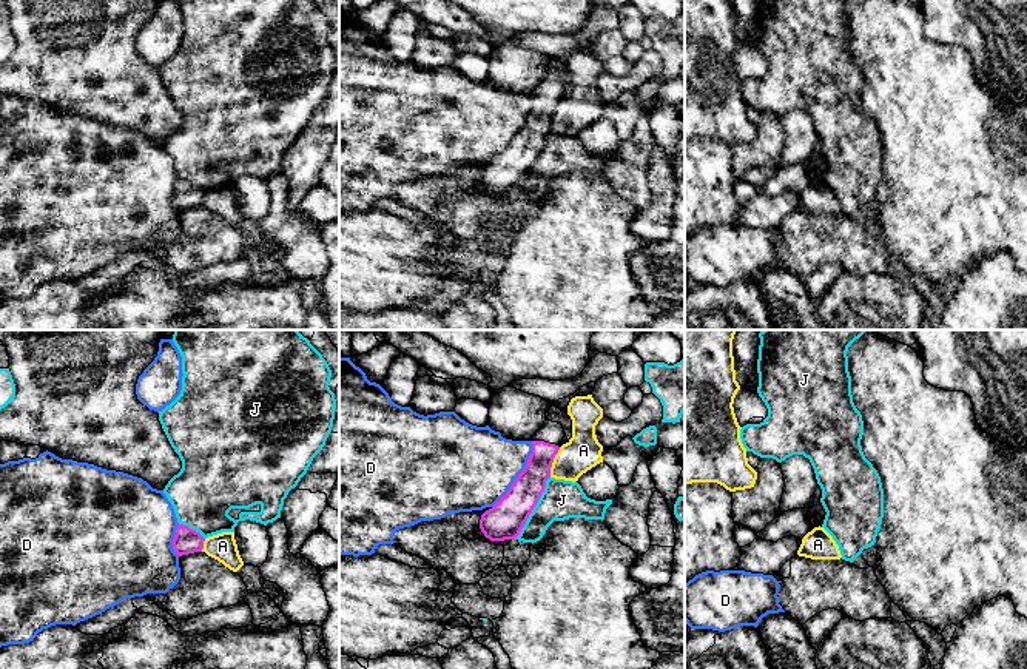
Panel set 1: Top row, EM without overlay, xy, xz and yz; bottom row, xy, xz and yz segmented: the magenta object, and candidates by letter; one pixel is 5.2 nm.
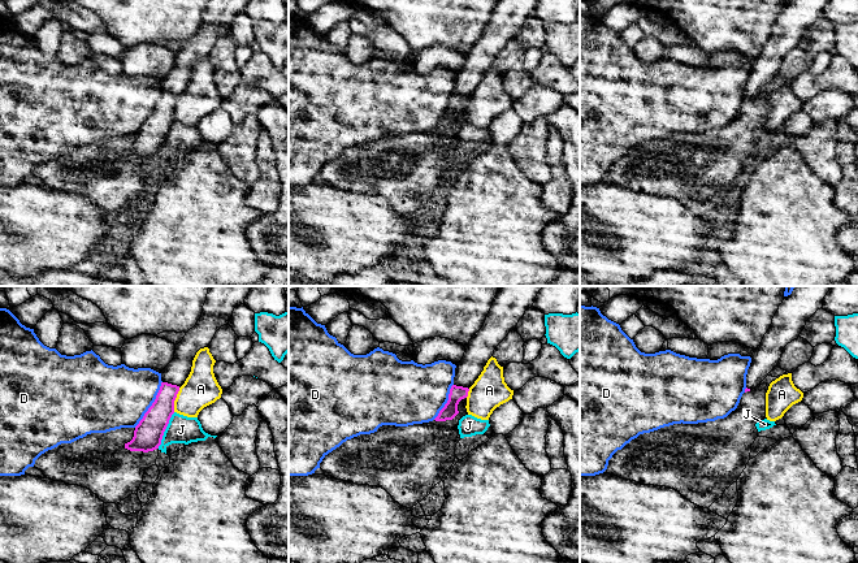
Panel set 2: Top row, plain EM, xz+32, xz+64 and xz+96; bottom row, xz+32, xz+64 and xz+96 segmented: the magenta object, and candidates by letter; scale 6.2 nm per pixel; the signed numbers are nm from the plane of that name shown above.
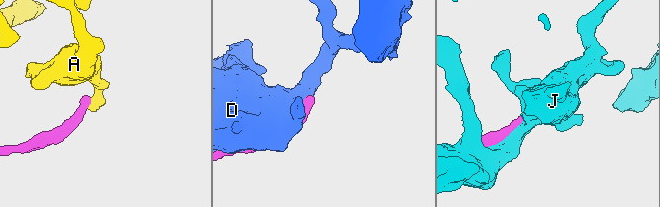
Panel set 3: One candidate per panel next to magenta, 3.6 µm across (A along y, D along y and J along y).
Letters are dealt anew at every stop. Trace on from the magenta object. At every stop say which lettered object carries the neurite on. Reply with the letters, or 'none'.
none

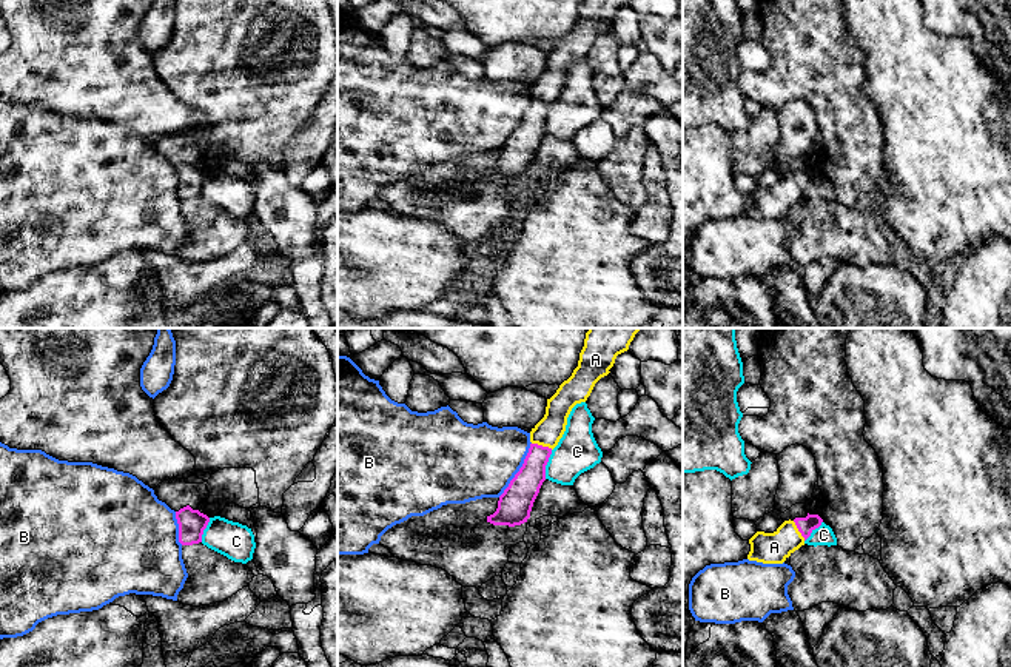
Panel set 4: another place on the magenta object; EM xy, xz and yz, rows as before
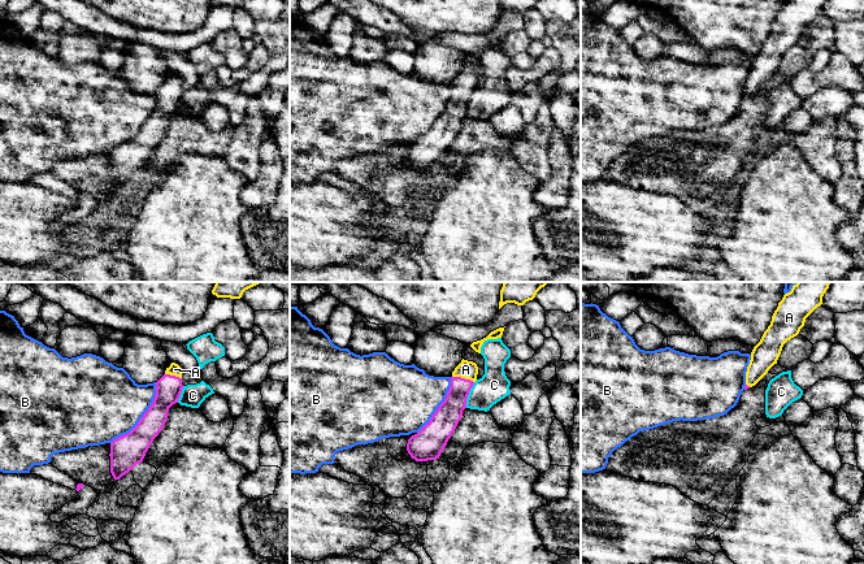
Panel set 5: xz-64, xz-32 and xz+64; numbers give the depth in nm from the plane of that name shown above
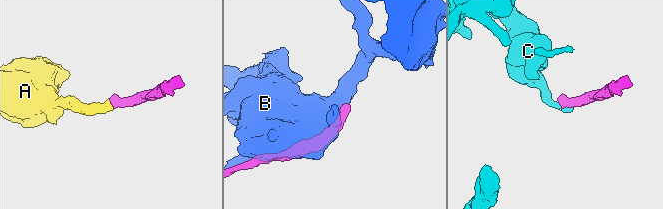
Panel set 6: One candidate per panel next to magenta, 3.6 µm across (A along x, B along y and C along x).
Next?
A

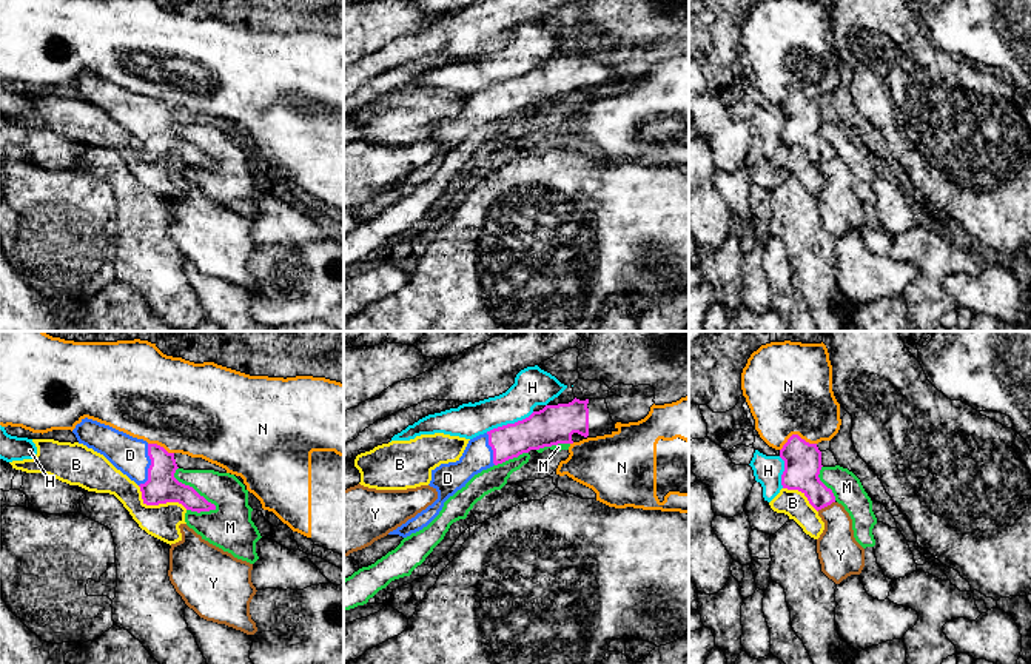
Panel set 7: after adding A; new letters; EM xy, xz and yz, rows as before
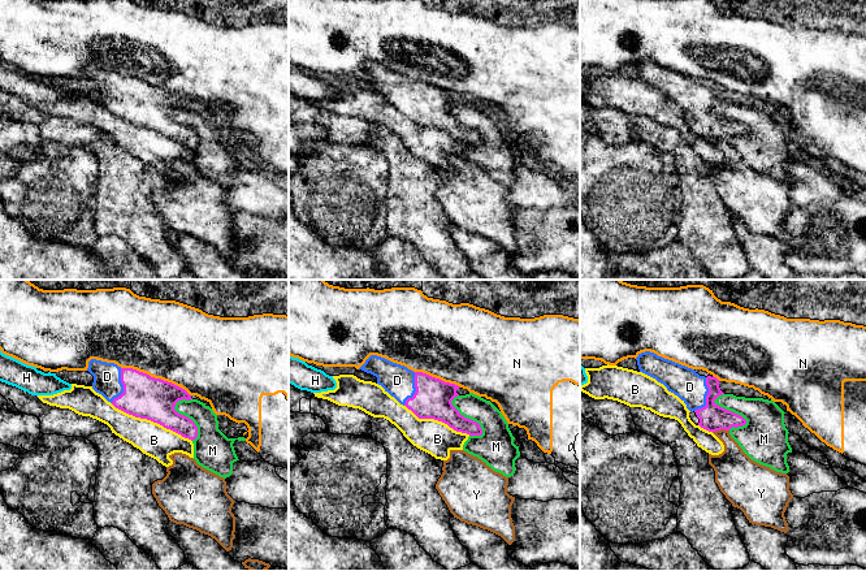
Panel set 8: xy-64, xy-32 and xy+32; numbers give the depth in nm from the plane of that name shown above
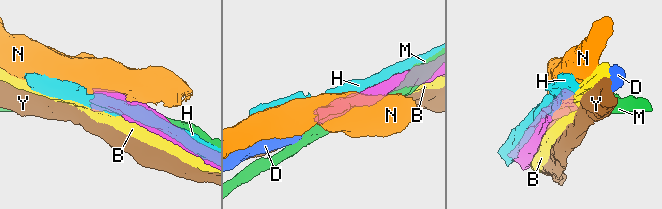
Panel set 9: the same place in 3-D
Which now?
D

